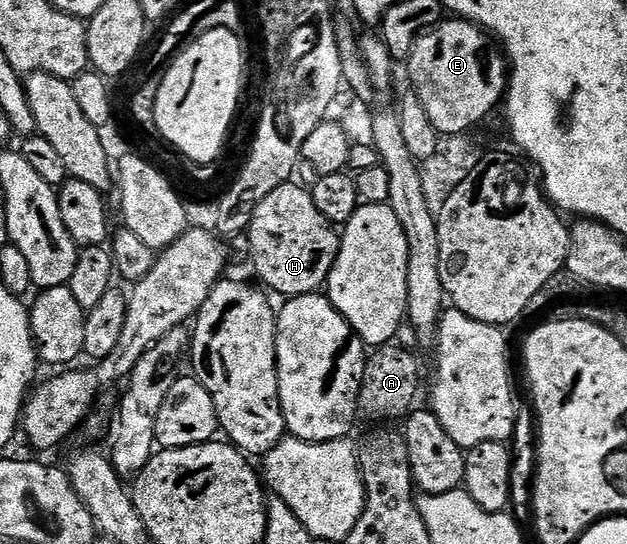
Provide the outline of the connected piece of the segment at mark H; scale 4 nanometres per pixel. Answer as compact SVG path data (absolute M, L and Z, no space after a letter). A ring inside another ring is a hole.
M290 180L275 188L275 192L255 208L255 216L249 221L247 231L253 266L274 295L318 293L328 283L341 247L338 227L327 221L319 208L315 208L312 193L295 183Z

